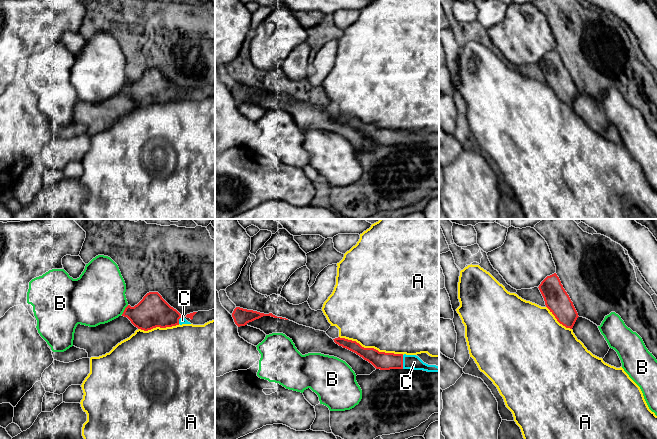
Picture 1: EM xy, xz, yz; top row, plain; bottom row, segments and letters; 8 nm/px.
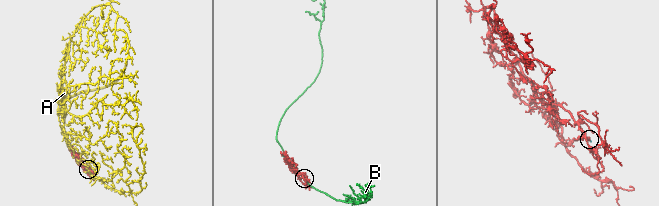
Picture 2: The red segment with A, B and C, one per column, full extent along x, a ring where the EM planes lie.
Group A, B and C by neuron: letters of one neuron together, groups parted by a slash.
A / B / C

